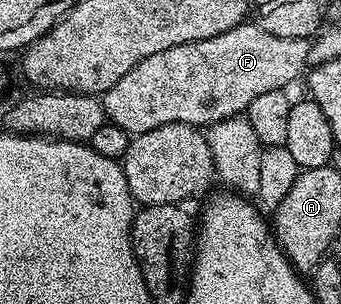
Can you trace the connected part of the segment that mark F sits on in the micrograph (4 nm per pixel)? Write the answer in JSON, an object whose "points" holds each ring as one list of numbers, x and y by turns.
{"points":[[244,21,217,37,173,45,173,49,161,49,161,53,153,53,153,57,145,57,133,65,133,69,129,69,129,73,125,73,117,85,102,92,104,116,132,137,166,123,188,123,191,127,206,129,217,121,242,116,250,103,262,94,282,92,289,88,287,86,299,74,299,78,304,74,311,44,311,39,273,37,273,33,265,33,258,23]]}

